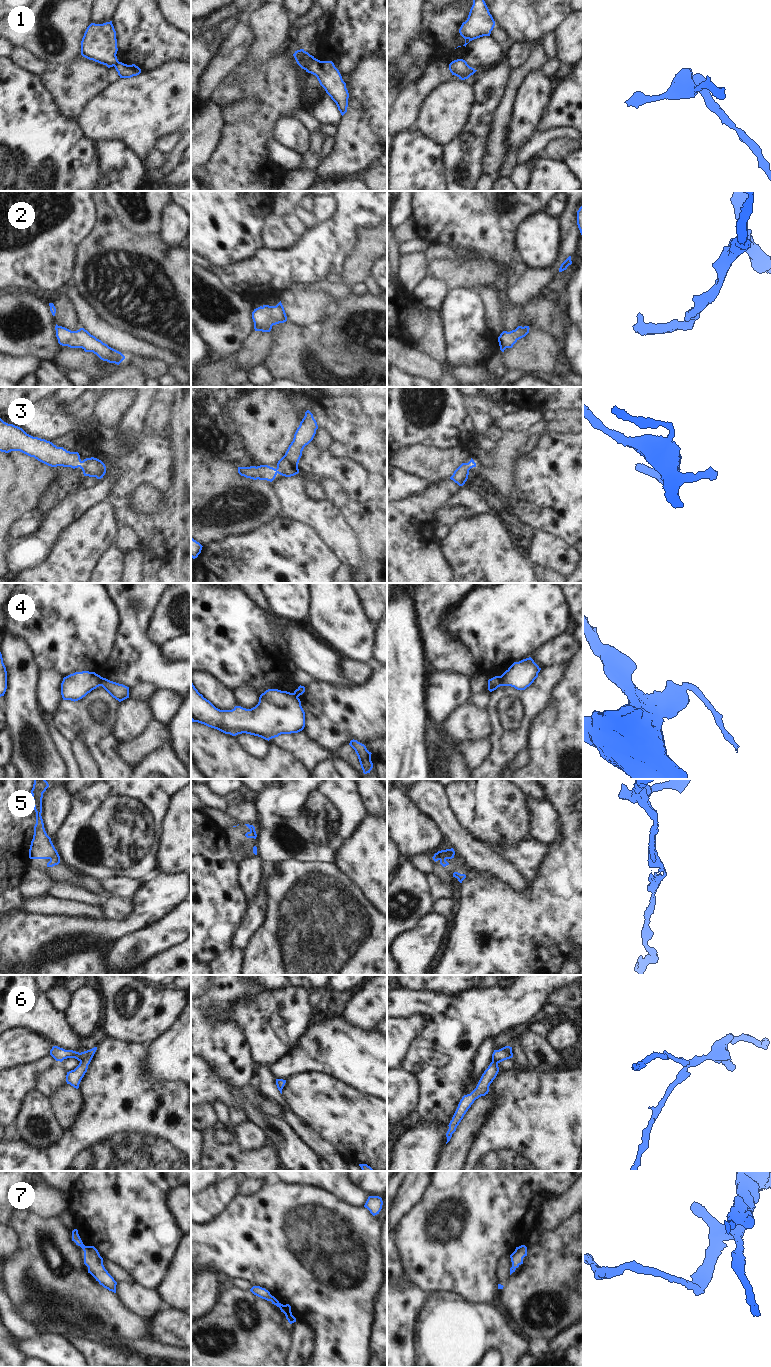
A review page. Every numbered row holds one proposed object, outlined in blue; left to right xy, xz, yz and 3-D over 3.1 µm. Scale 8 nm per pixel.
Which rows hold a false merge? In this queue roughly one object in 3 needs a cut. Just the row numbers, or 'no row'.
1, 4, 7

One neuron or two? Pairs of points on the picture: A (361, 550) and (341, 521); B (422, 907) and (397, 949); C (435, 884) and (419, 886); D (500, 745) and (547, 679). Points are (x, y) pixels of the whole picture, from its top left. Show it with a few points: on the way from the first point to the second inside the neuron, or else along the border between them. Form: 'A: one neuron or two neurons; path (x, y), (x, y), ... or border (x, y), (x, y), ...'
A: one neuron; path (354, 543), (341, 528)
B: two neurons; border (426, 915), (413, 928), (401, 933), (397, 937)
C: two neurons; border (425, 875), (430, 895), (434, 901)
D: one neuron; path (518, 735), (525, 728), (536, 697)

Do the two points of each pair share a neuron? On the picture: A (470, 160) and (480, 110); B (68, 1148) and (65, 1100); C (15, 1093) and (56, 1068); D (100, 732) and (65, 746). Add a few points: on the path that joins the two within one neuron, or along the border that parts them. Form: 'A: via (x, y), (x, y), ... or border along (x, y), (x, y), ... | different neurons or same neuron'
A: via (470, 148), (472, 140), (476, 136), (479, 122) | same neuron
B: border along (80, 1108), (76, 1119), (64, 1132) | different neurons
C: border along (53, 1064), (36, 1076), (35, 1089) | different neurons
D: border along (53, 726), (70, 742) | different neurons

